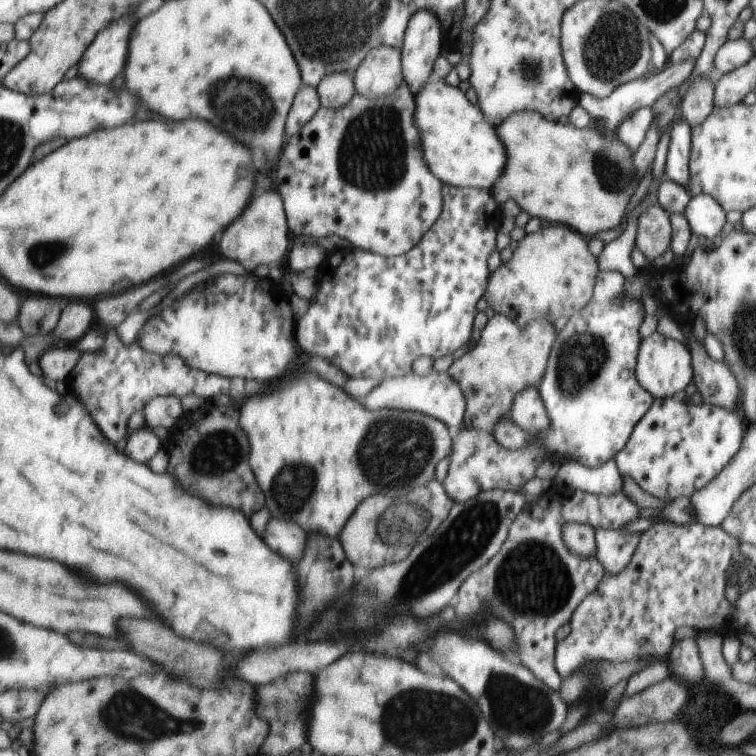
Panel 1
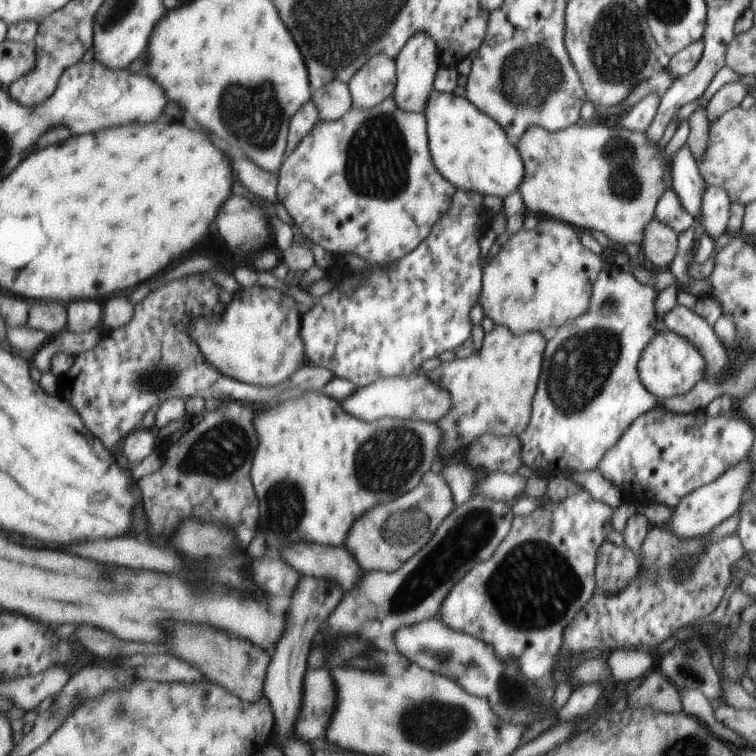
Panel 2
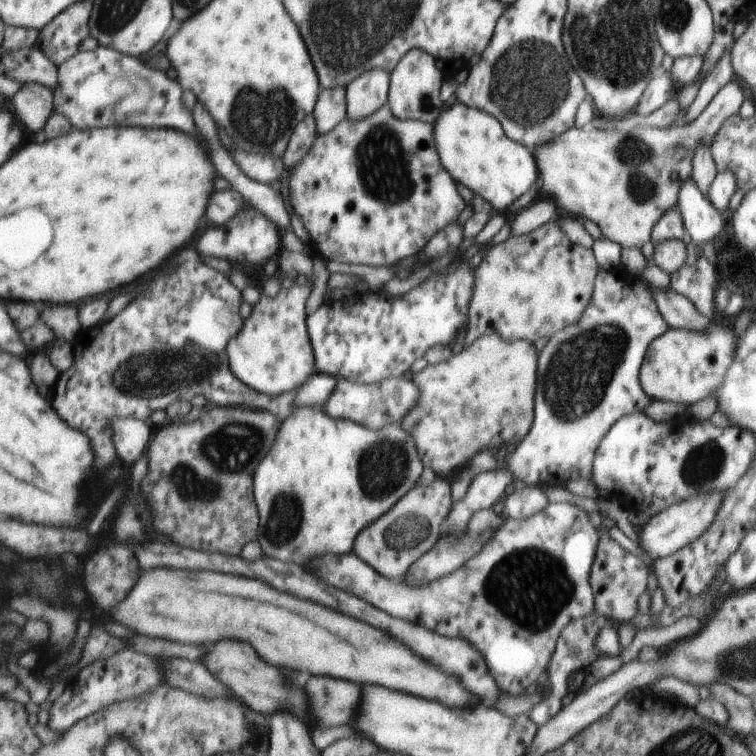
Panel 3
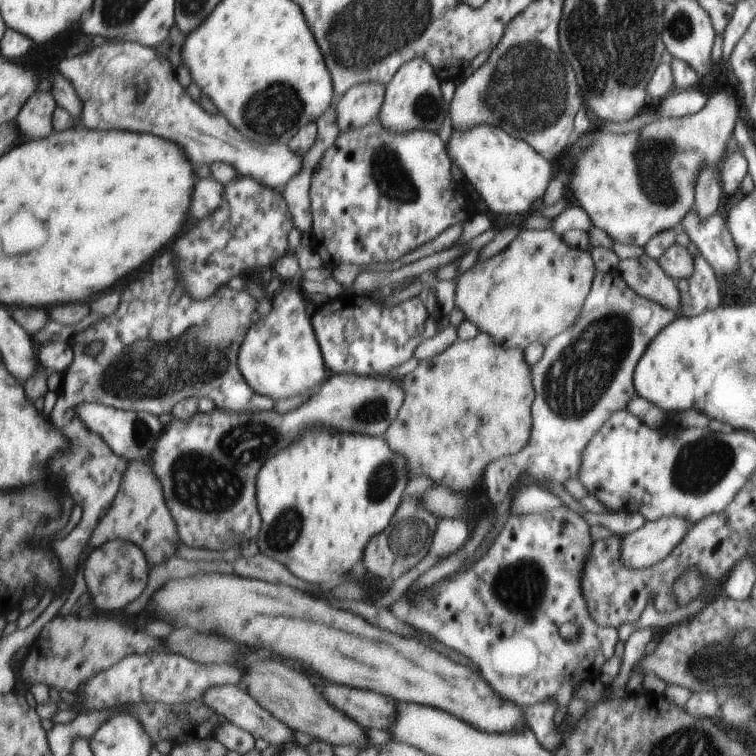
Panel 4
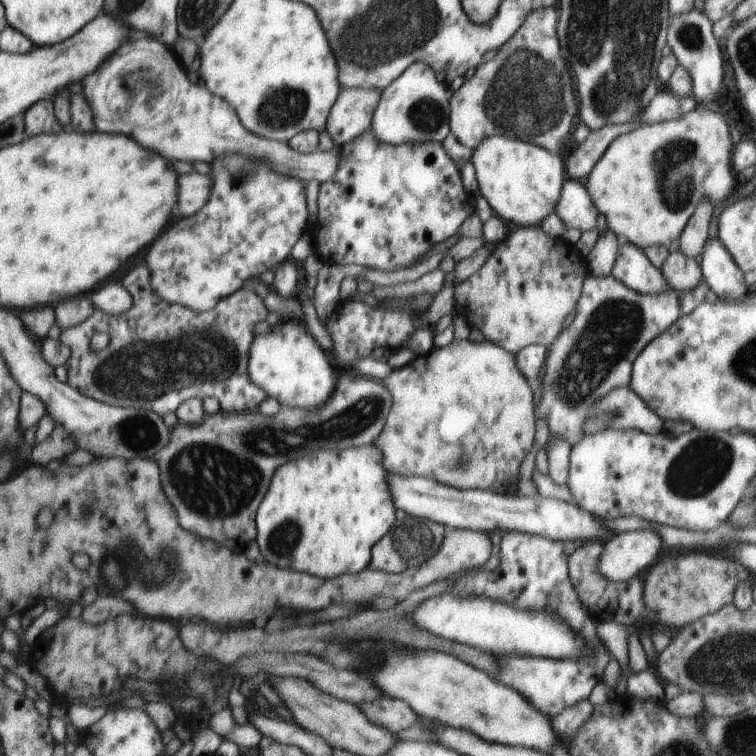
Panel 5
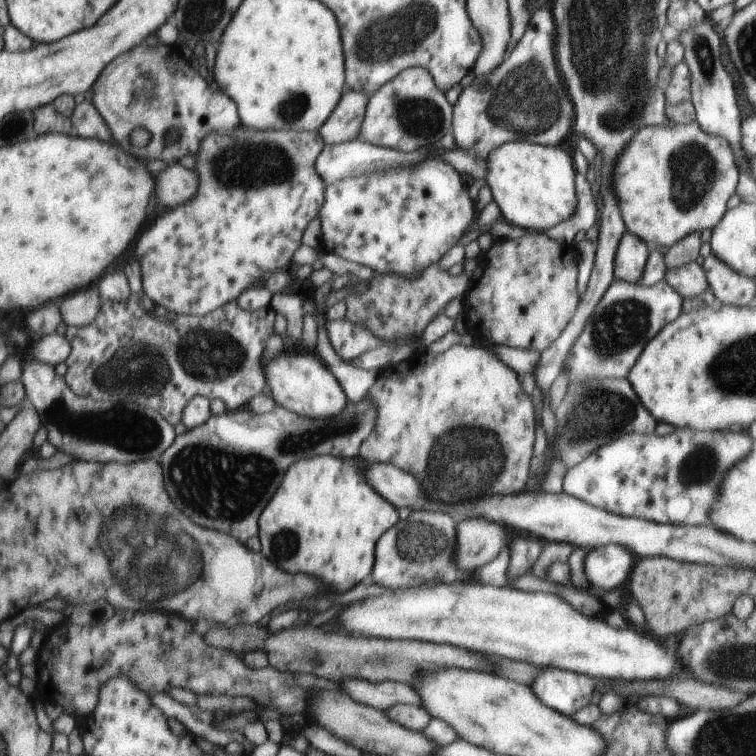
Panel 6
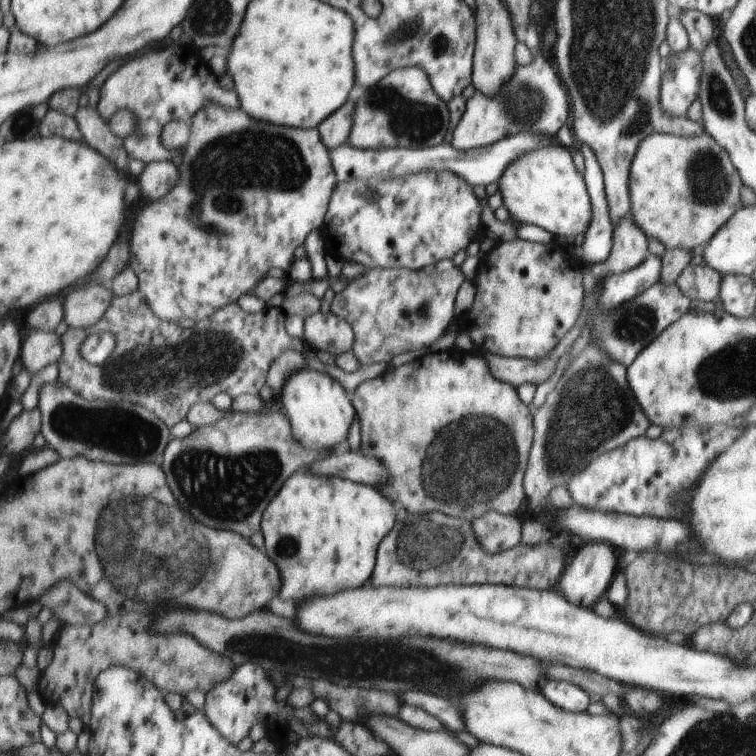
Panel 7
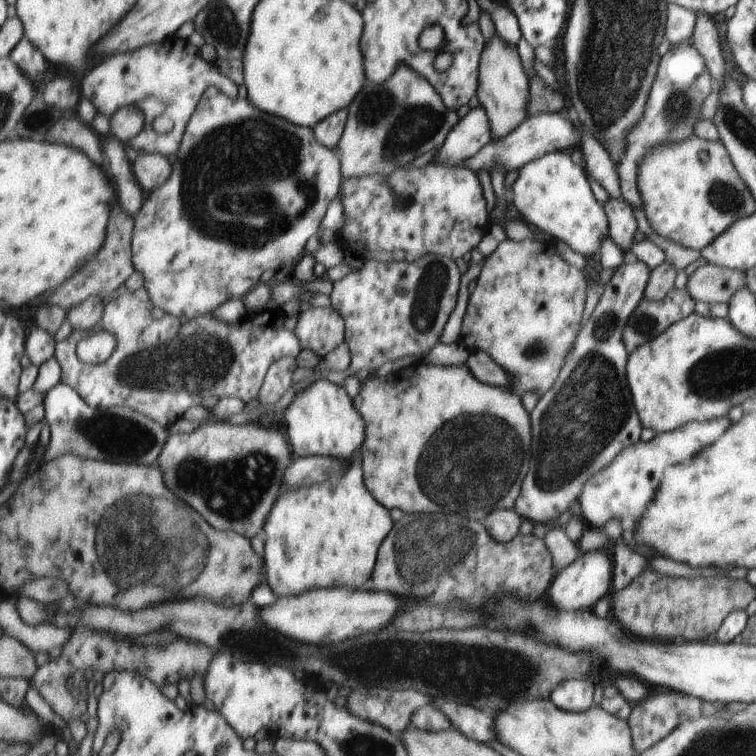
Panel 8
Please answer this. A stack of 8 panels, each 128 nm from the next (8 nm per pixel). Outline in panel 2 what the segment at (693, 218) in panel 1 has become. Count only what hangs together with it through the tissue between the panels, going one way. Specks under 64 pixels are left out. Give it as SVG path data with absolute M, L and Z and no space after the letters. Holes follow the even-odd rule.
M722 187L706 188L695 220L704 226L713 241L727 232L730 205L729 196Z

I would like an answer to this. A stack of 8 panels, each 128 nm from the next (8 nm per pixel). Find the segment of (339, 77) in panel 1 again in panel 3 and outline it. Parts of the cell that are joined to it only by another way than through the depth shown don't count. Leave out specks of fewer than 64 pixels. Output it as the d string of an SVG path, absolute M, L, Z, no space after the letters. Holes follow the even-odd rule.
M346 88L322 89L314 112L317 134L330 132L342 119L347 118Z

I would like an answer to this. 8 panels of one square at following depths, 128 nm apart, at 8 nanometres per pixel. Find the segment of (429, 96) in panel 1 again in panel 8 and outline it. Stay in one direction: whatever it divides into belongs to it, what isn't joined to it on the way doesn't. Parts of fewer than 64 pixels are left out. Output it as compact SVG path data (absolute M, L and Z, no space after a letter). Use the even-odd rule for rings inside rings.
M552 152L521 167L518 178L512 184L512 202L531 226L544 232L551 240L556 238L565 242L573 251L582 254L588 260L600 252L602 242L610 236L609 220L604 206L598 203L592 193L585 169L576 165L568 152Z

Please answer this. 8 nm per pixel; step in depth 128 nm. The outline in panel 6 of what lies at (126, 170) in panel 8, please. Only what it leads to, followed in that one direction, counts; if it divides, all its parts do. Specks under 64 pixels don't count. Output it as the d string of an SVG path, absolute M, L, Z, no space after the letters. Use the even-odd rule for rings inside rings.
M94 102L80 104L74 115L73 123L75 134L100 138L100 140L112 140L112 129Z

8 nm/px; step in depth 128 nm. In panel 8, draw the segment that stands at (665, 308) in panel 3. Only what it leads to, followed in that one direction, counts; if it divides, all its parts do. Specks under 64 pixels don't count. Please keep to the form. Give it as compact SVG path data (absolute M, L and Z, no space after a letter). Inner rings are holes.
M612 196L608 198L604 208L609 220L609 238L618 246L622 246L622 250L627 252L630 258L630 248L634 244L634 234L636 234L636 218L632 208Z

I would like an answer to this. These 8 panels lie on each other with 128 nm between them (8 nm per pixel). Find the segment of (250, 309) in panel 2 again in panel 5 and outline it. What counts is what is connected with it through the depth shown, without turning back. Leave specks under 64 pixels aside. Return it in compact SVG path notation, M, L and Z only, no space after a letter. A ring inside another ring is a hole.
M291 317L281 319L270 333L256 335L249 350L248 371L250 380L284 407L319 407L336 390L334 368L326 352L308 328Z

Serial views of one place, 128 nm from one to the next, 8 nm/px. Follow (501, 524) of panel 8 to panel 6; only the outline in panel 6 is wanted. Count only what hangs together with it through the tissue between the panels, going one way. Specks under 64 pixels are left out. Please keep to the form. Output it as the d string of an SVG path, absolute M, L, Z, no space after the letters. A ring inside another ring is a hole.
M482 517L466 519L458 524L458 546L453 550L456 566L474 570L491 563L510 541L503 525Z

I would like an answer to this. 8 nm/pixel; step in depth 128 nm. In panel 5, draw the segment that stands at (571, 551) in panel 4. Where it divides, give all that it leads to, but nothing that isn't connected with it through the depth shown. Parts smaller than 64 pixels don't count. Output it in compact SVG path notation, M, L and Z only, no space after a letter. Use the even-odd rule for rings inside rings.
M520 531L506 532L500 542L498 552L498 572L478 572L466 574L453 586L456 596L488 596L492 600L514 604L516 608L526 610L550 610L558 612L562 620L570 624L574 632L584 636L590 642L596 654L584 656L582 660L550 660L550 658L532 658L532 656L496 656L498 660L498 680L502 684L510 684L510 688L518 688L534 708L542 708L547 717L560 714L564 708L586 700L592 688L602 680L602 672L610 662L610 652L602 644L601 636L596 634L596 622L592 622L590 614L580 606L580 597L573 587L569 576L569 558L564 553L564 541L552 537L531 535Z

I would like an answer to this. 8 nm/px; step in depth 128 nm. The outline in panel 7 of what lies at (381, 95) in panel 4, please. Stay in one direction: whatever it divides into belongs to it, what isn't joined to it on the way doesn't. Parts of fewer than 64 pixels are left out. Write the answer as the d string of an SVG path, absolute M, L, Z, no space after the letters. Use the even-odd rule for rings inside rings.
M348 99L336 112L333 112L316 129L330 150L348 142L354 128L355 112L358 104Z

